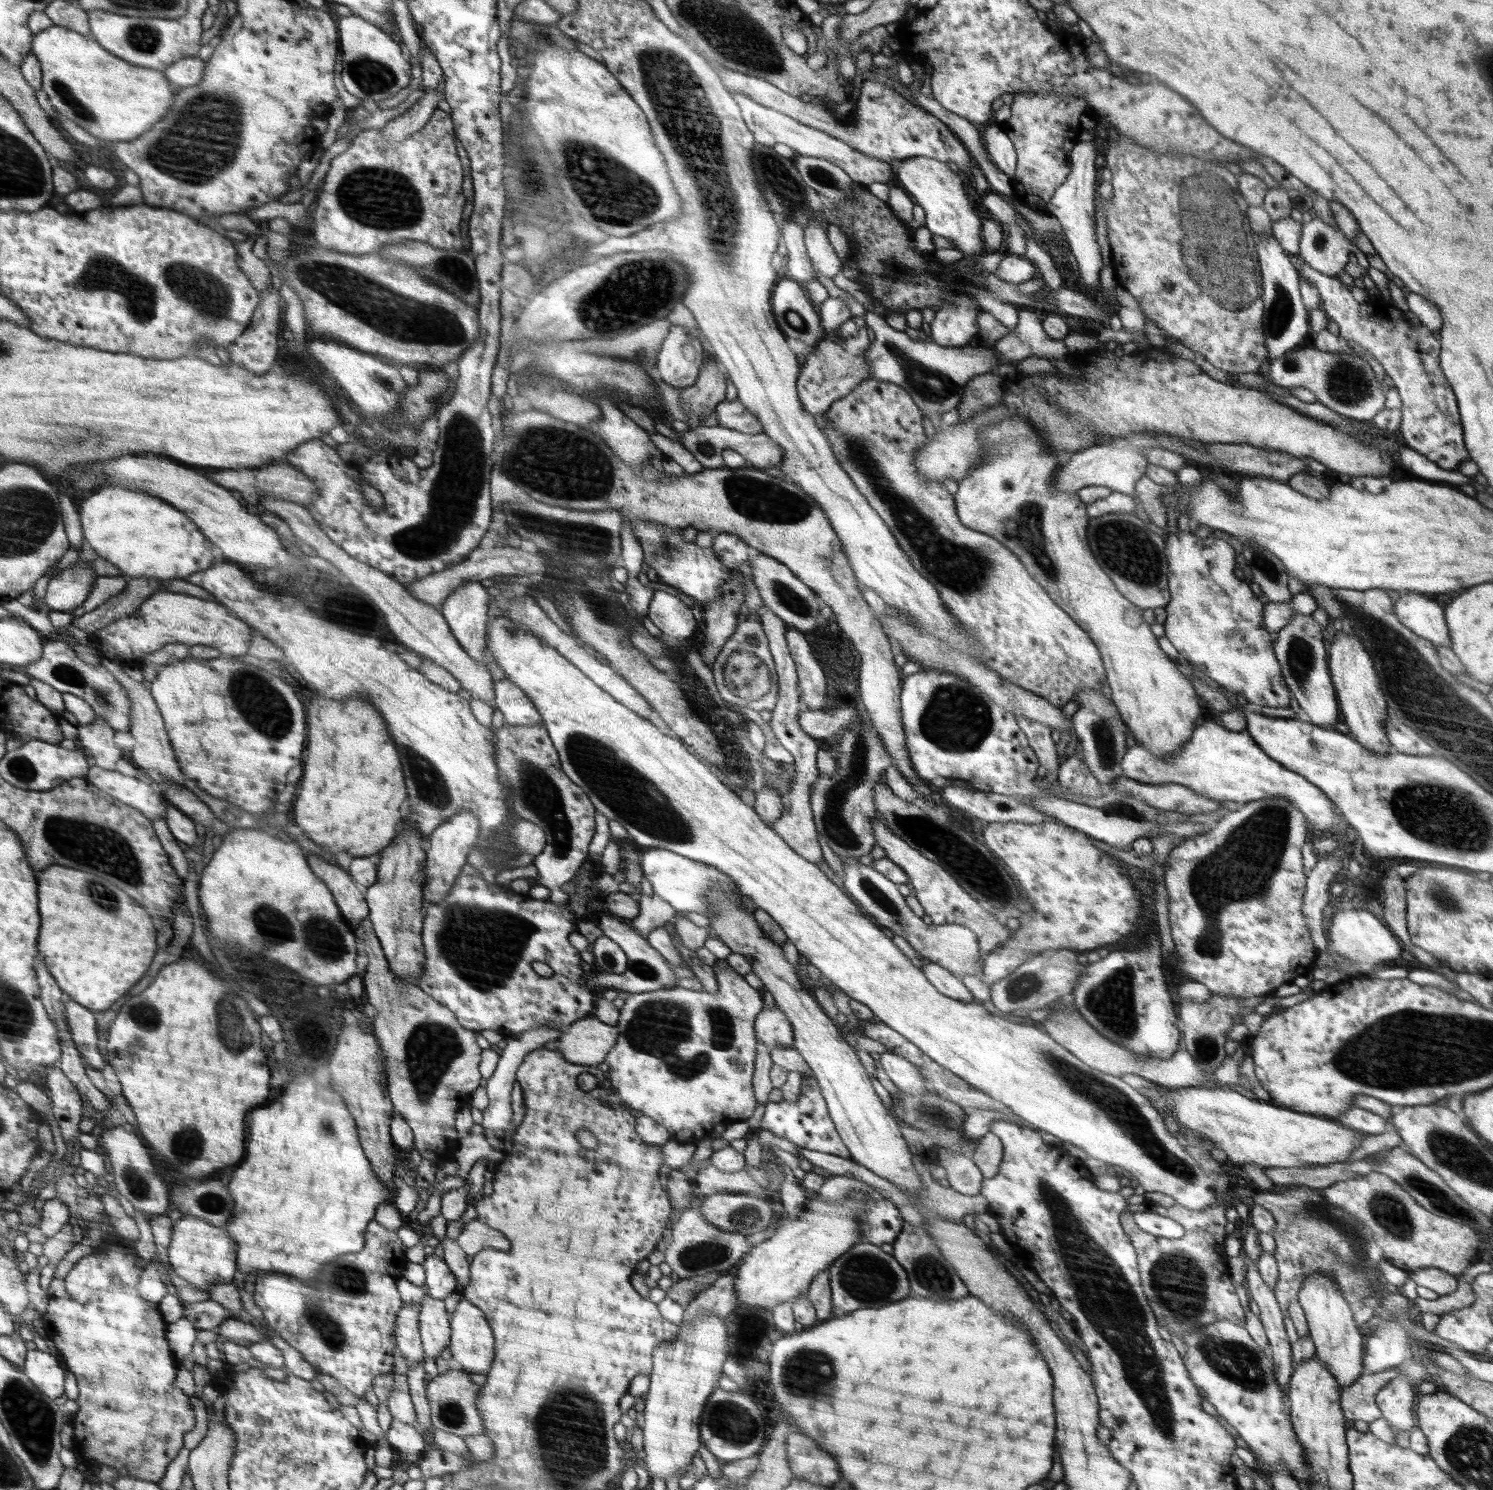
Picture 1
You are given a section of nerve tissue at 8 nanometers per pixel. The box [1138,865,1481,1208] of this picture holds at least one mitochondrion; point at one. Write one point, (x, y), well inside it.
(1439, 892)

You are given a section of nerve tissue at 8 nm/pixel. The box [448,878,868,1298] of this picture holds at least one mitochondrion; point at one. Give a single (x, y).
(663, 1028)

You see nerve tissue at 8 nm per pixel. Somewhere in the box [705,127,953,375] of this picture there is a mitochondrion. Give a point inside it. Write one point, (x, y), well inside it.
(793, 199)

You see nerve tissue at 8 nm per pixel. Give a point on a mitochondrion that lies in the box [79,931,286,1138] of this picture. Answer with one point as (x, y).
(234, 1036)

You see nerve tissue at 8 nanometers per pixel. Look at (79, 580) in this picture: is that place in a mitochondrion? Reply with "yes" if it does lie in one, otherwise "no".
no

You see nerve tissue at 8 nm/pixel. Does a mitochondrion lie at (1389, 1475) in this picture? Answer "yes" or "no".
yes

